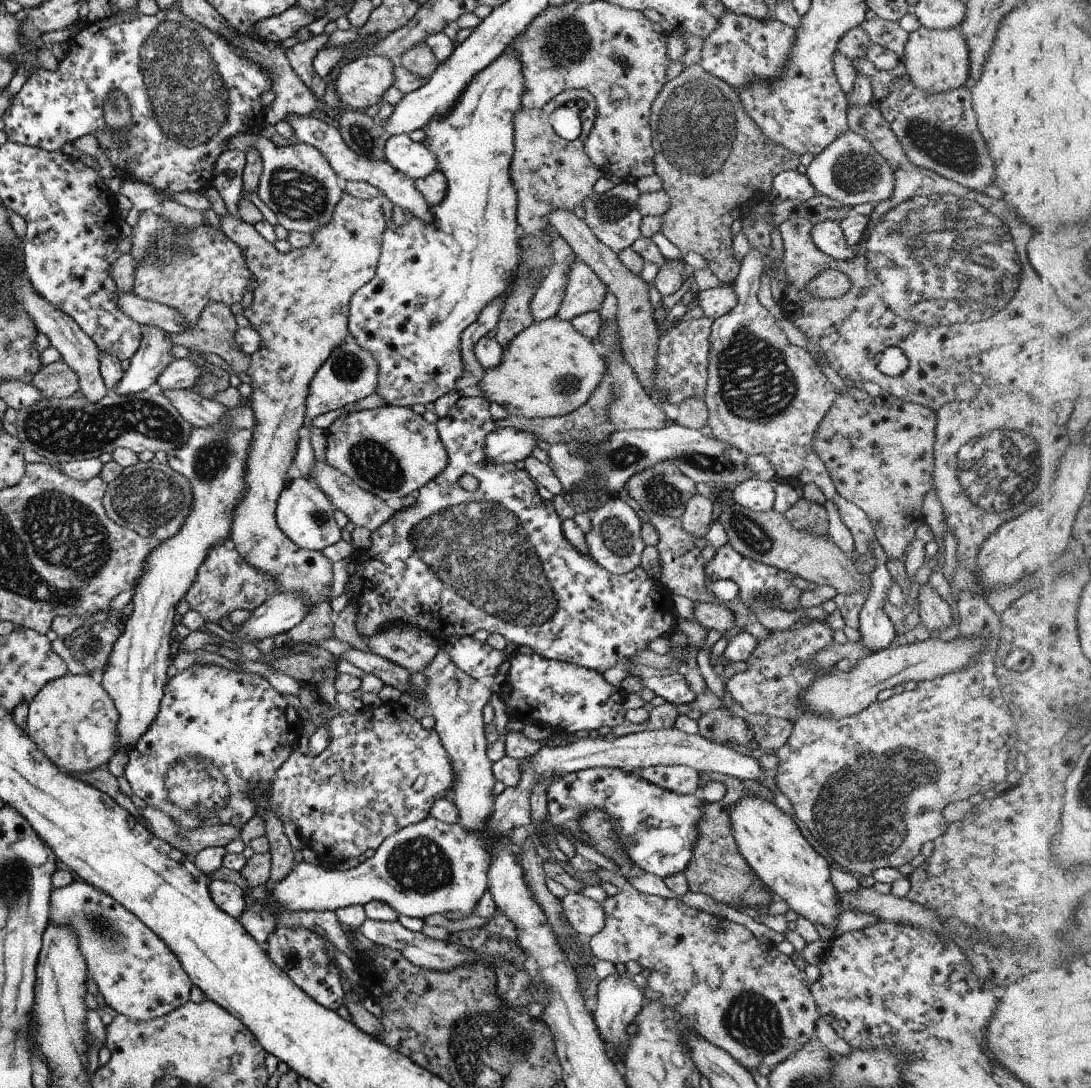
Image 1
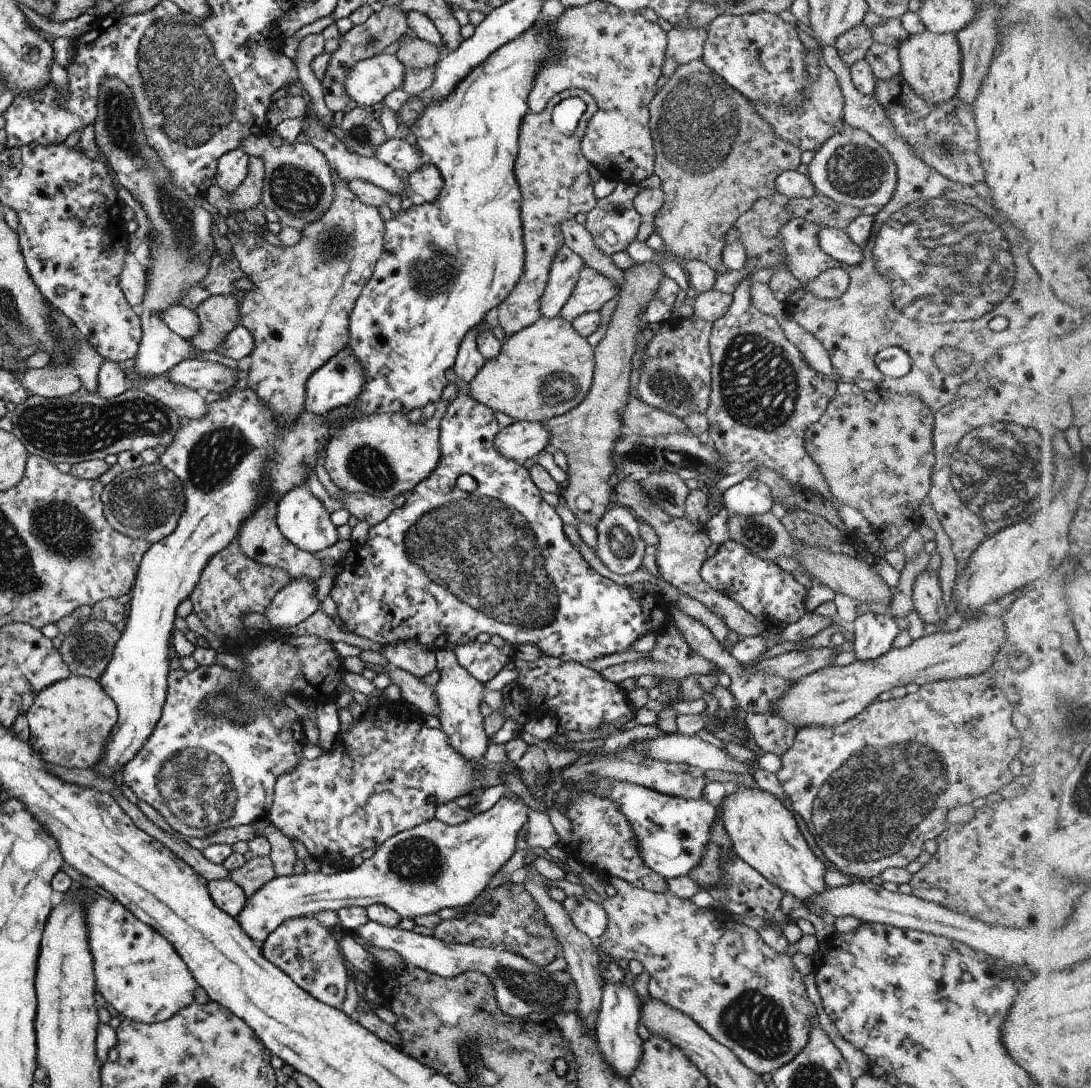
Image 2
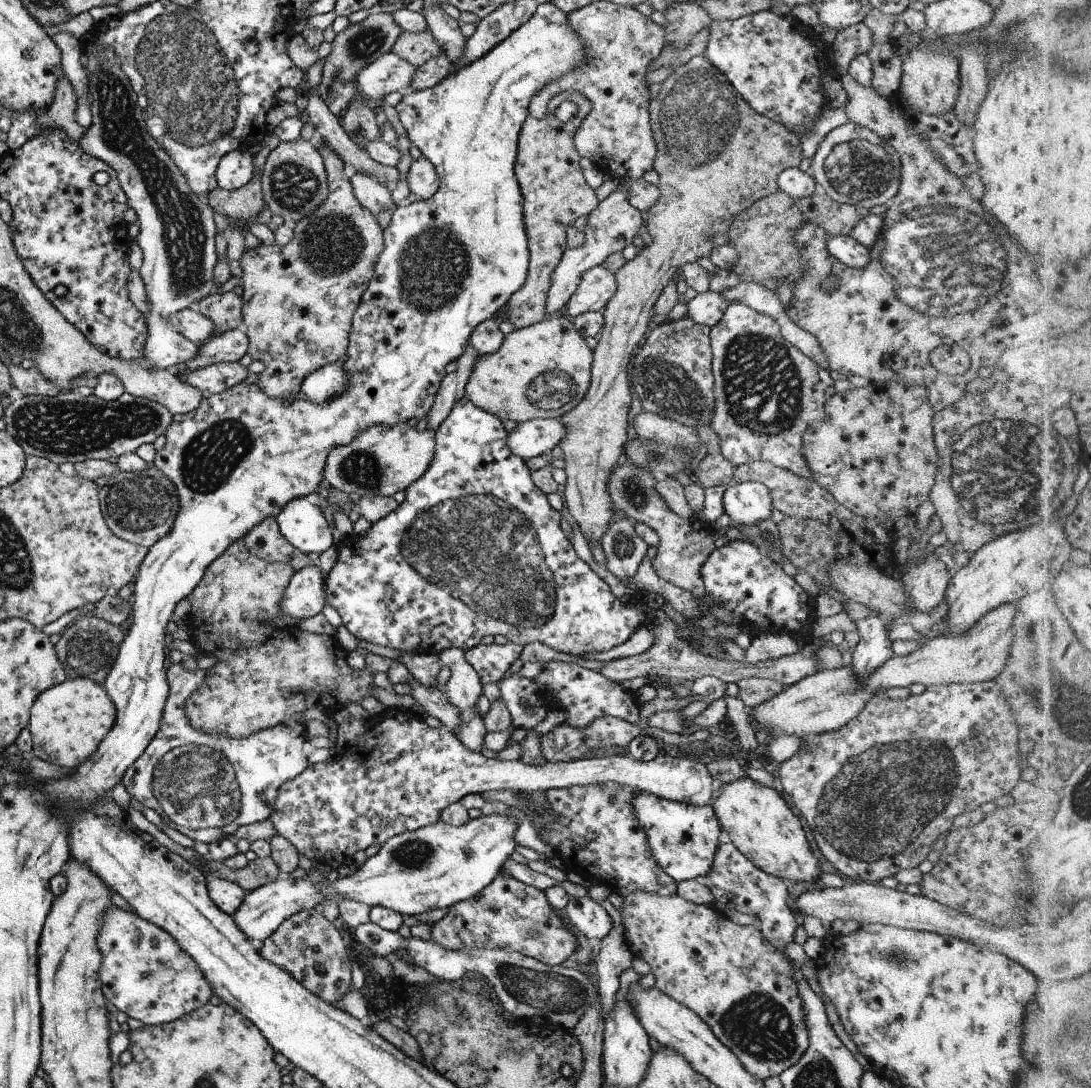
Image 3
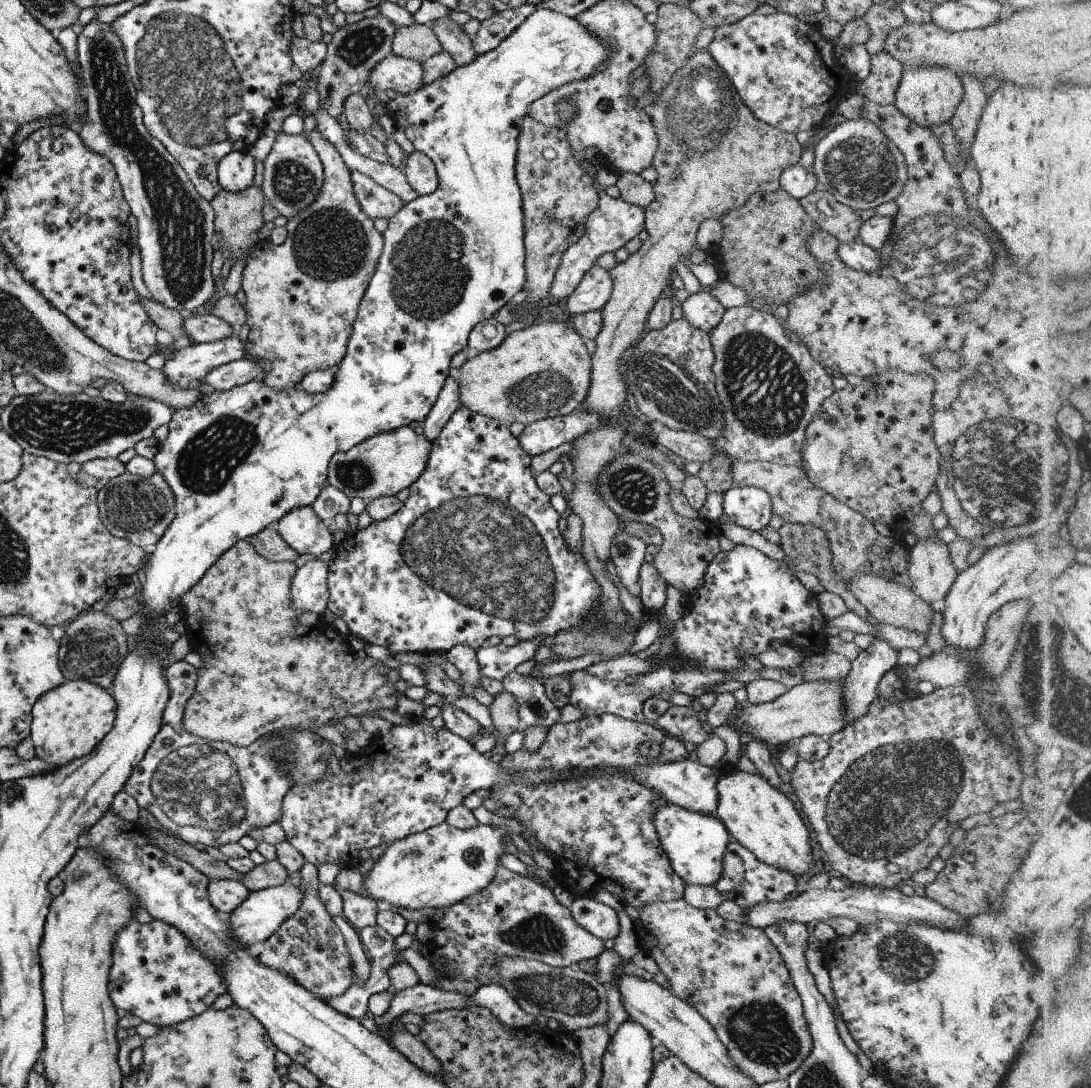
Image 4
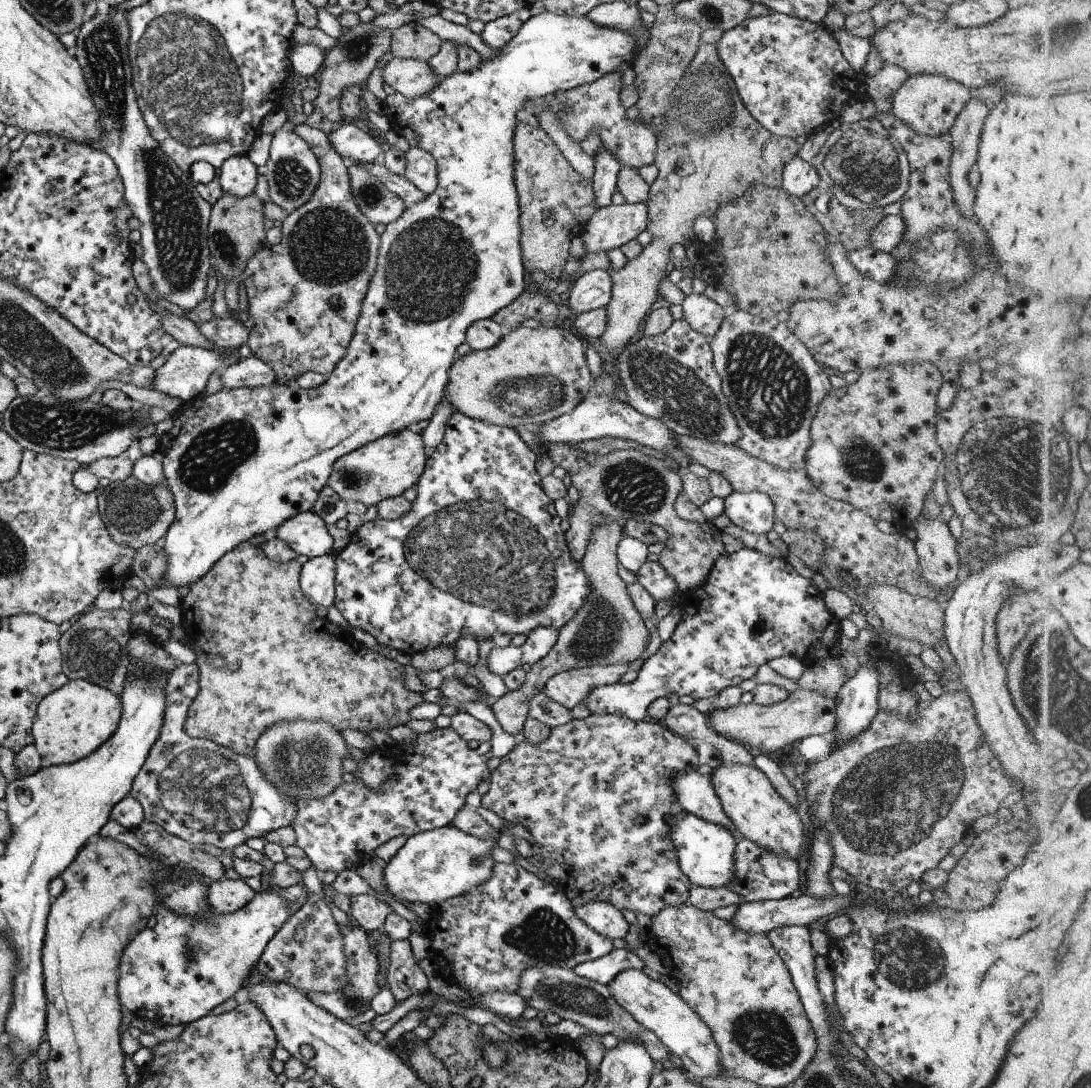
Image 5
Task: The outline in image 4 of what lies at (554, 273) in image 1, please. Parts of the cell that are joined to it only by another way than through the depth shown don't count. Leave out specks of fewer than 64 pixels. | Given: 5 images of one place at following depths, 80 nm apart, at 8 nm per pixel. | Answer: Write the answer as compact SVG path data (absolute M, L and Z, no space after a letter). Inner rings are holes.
M599 192L595 210L588 215L583 225L583 235L574 245L561 255L559 266L555 271L546 302L556 303L561 298L569 296L581 280L582 274L591 268L591 264L604 252L614 252L644 228L644 208L626 203L623 199L613 199L604 192Z

